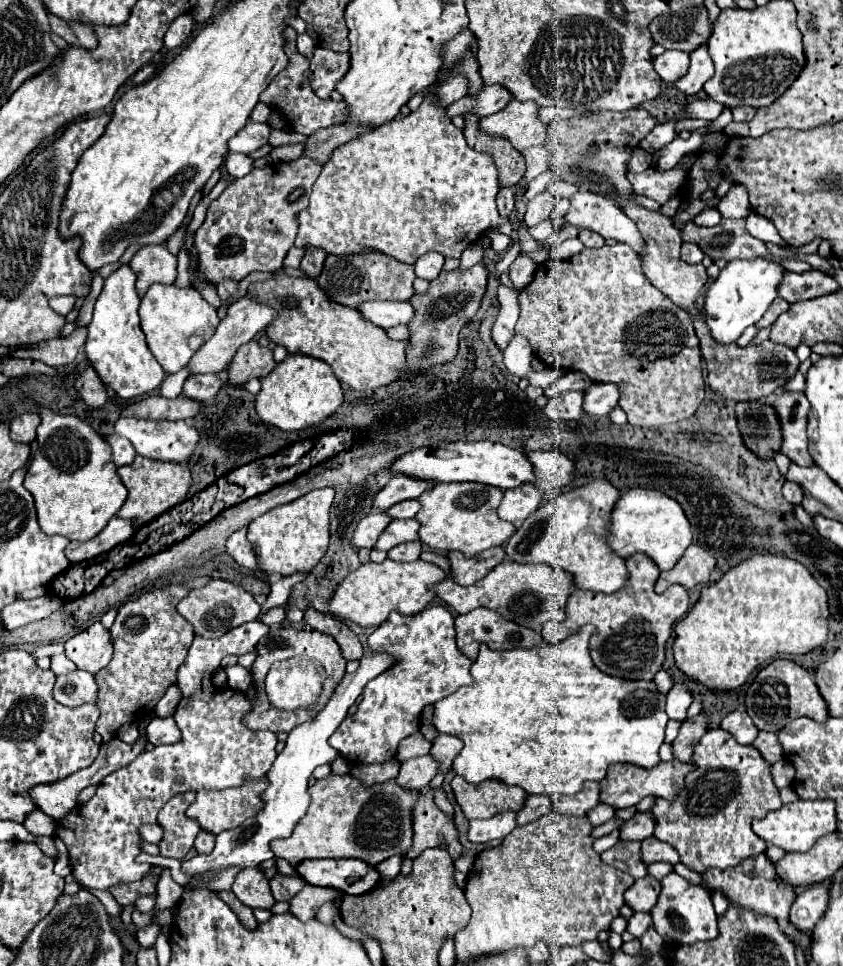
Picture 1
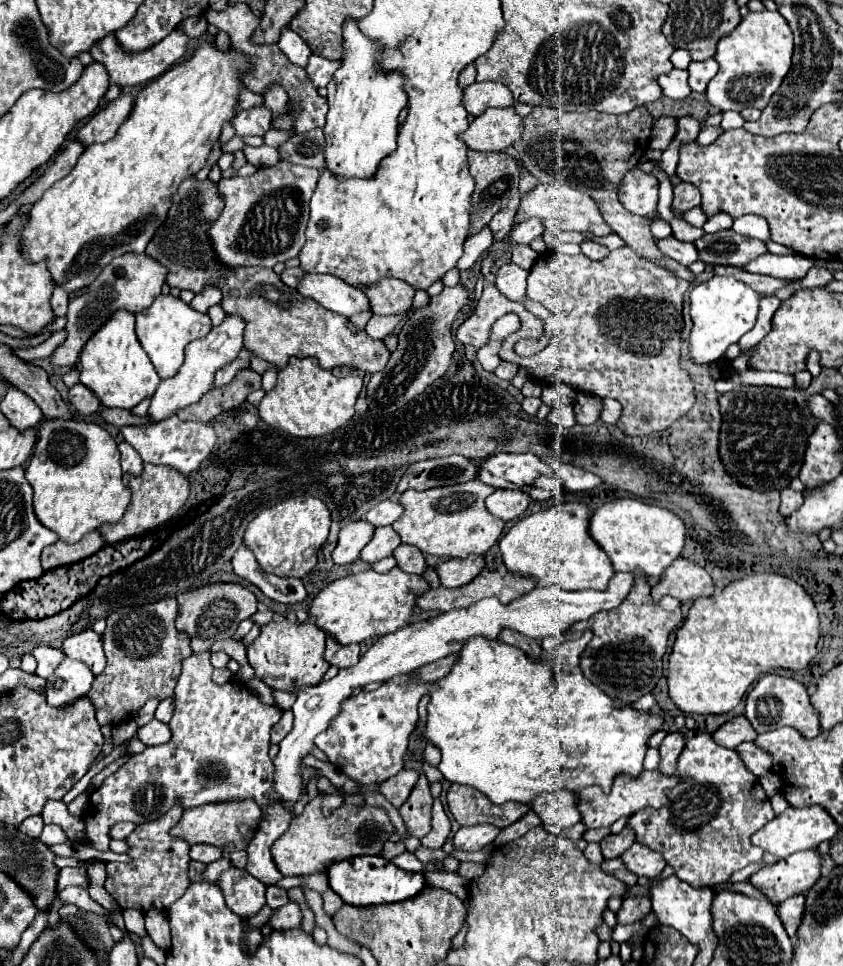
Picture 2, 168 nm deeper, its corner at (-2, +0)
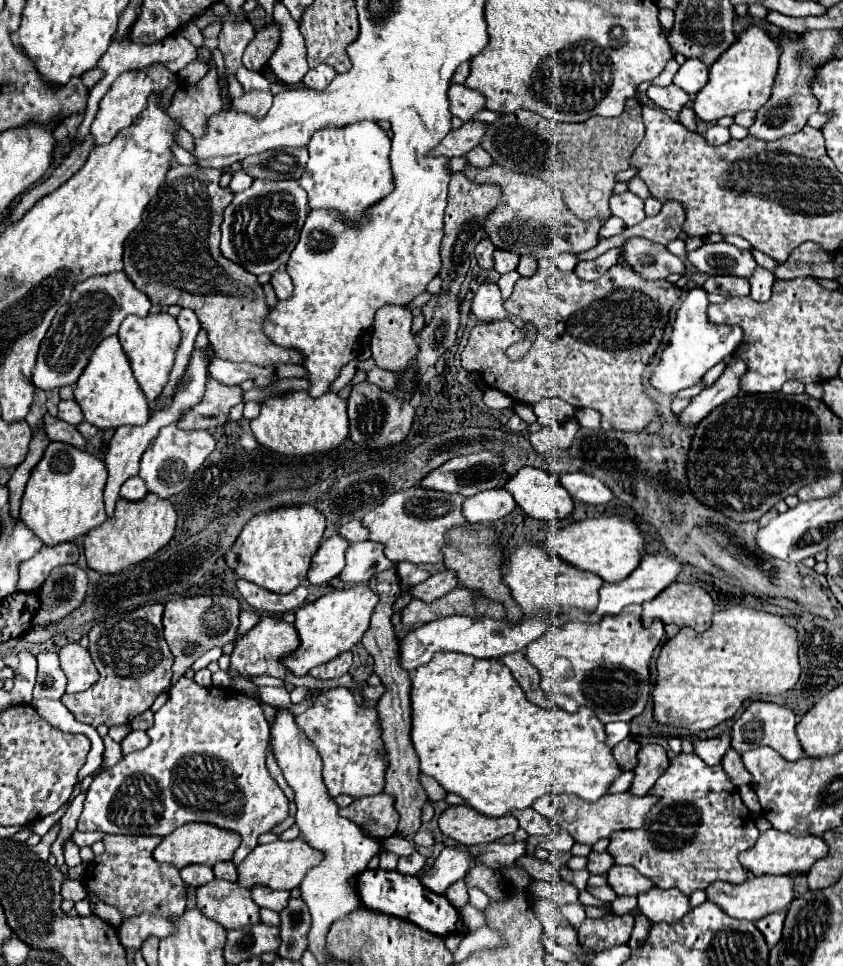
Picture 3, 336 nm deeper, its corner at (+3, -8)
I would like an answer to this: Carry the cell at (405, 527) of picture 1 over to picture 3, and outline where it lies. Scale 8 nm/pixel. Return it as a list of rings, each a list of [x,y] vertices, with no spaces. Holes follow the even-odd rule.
[[[366,540],[366,542],[350,544],[346,552],[346,566],[340,572],[340,578],[344,582],[360,584],[360,582],[368,582],[370,576],[384,572],[386,568],[392,568],[392,566],[394,562],[390,562],[384,556],[382,544]]]

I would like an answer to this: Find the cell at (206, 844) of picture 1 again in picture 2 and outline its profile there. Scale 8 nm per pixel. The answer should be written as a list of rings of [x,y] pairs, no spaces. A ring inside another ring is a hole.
[[[199,844],[199,846],[191,846],[191,860],[203,862],[203,864],[211,864],[215,860],[219,860],[223,856],[223,852],[219,848],[211,848],[209,844]]]

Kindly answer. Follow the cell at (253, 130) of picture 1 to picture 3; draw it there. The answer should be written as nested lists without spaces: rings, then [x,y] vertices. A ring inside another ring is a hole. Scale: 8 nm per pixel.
[[[260,90],[246,92],[244,96],[232,100],[232,108],[236,112],[244,112],[244,114],[250,114],[254,118],[264,118],[266,112],[270,110],[270,106],[272,106],[272,94],[260,92]]]

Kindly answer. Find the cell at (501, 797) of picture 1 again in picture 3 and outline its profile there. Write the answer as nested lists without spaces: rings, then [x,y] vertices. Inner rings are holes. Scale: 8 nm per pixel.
[[[468,804],[448,806],[442,816],[438,818],[438,826],[444,836],[458,840],[460,844],[476,846],[476,844],[490,844],[506,834],[518,830],[518,820],[514,816],[504,818],[488,818]]]

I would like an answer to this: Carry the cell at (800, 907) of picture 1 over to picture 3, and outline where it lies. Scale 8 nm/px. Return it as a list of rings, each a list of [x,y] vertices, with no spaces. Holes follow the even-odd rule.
[[[774,912],[774,914],[768,914],[768,916],[764,916],[762,920],[756,922],[756,926],[764,934],[770,948],[774,948],[774,944],[778,944],[778,940],[782,938],[784,920],[786,920],[786,912]]]

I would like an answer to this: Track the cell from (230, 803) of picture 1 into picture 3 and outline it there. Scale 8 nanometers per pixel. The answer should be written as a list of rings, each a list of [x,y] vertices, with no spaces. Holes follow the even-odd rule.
[[[184,824],[158,844],[158,848],[154,850],[154,858],[158,862],[170,862],[176,868],[184,868],[188,864],[214,866],[220,860],[232,860],[232,854],[238,848],[240,840],[242,838],[236,832],[226,832],[226,828],[218,828],[214,824]]]

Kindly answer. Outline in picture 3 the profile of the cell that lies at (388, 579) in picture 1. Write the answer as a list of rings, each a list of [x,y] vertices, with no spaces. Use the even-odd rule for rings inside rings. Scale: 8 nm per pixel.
[[[356,584],[352,588],[334,590],[318,598],[316,602],[304,604],[296,612],[296,622],[294,622],[300,636],[300,648],[284,660],[284,666],[296,676],[304,676],[314,666],[326,664],[338,654],[352,650],[352,646],[356,646],[370,628],[370,618],[376,604],[378,604],[378,594],[372,592],[368,584]]]

